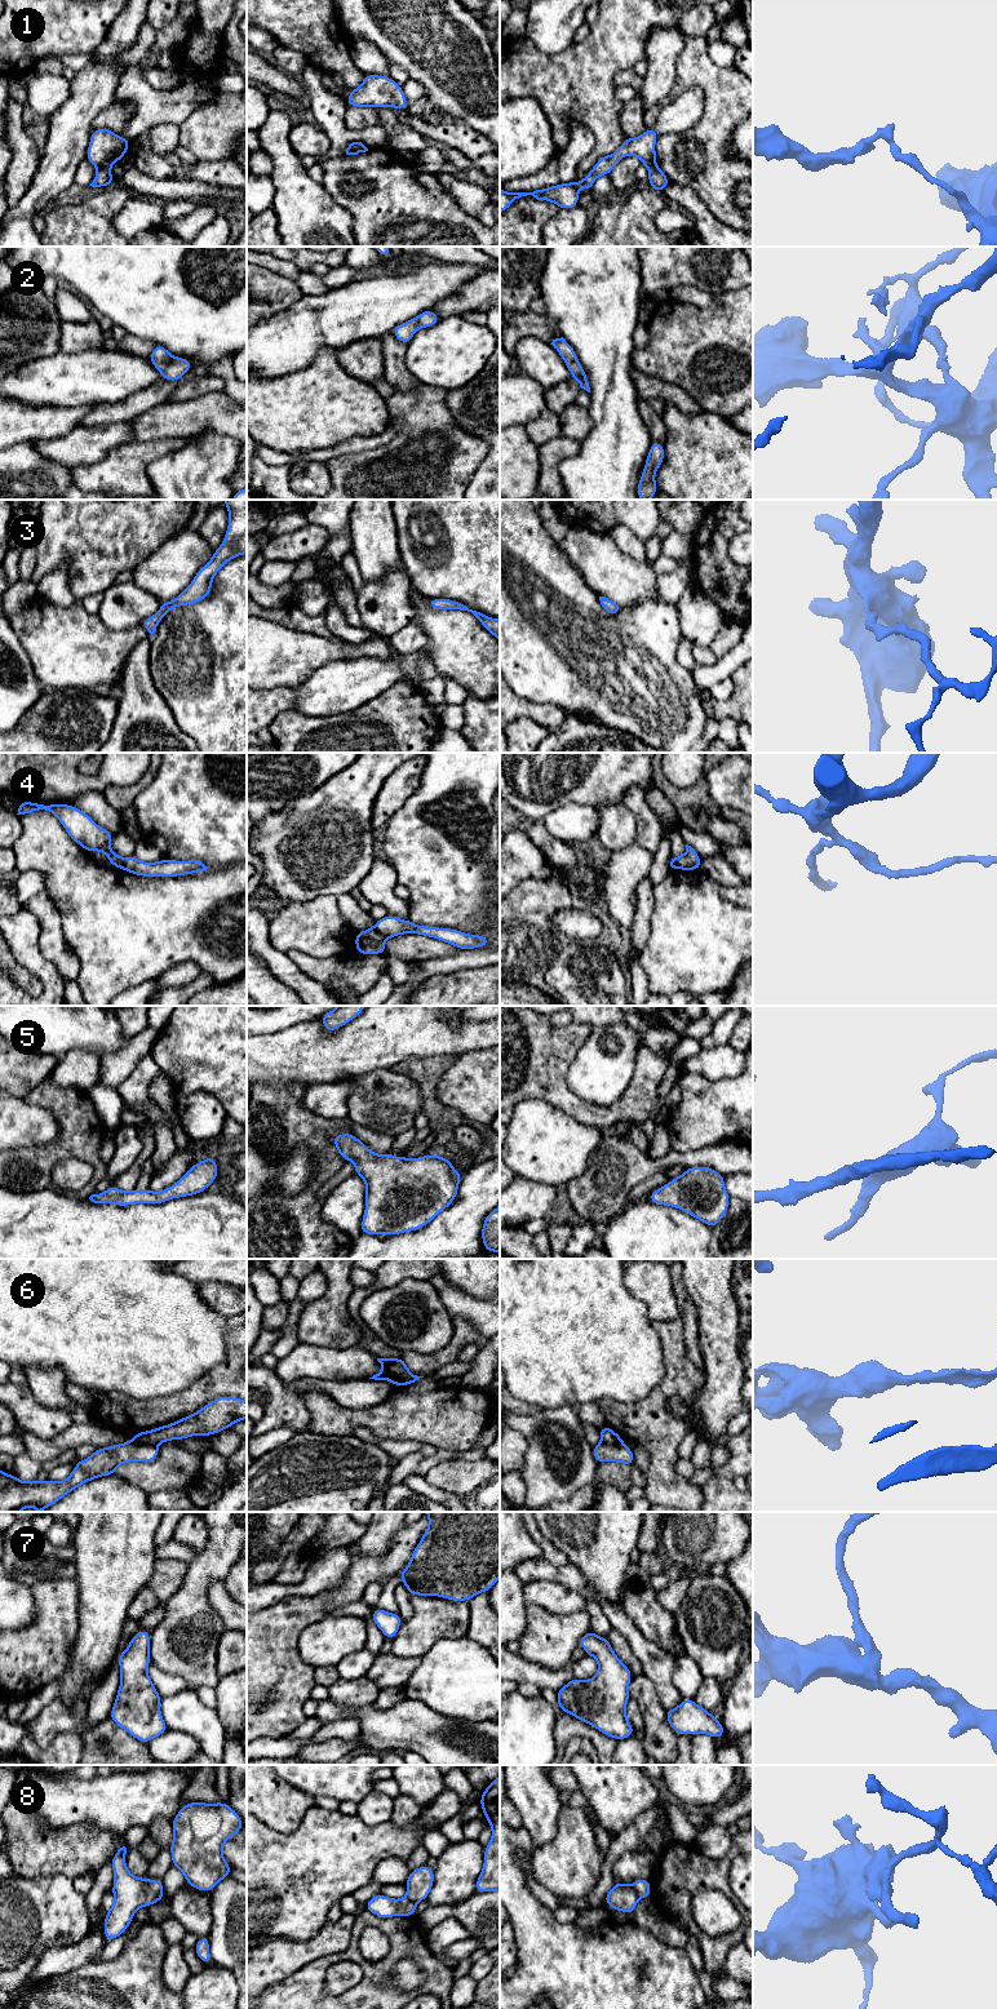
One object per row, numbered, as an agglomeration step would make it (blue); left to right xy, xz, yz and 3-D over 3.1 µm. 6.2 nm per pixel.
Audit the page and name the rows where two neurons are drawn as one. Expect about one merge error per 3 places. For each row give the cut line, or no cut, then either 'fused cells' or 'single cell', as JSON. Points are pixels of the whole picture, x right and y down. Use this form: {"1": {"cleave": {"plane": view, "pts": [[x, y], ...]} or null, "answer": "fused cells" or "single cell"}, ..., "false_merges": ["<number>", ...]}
{"1": {"cleave": {"plane": "xy", "pts": [[109, 165], [97, 168]]}, "answer": "fused cells"}, "2": {"cleave": null, "answer": "single cell"}, "3": {"cleave": null, "answer": "single cell"}, "4": {"cleave": {"plane": "xz", "pts": [[373, 927], [386, 938]]}, "answer": "fused cells"}, "5": {"cleave": null, "answer": "single cell"}, "6": {"cleave": {"plane": "xz", "pts": [[400, 1358], [390, 1367], [394, 1379], [399, 1384]]}, "answer": "fused cells"}, "7": {"cleave": null, "answer": "single cell"}, "8": {"cleave": {"plane": "yz", "pts": [[632, 1885], [638, 1898]]}, "answer": "fused cells"}, "false_merges": ["1", "4", "6", "8"]}

